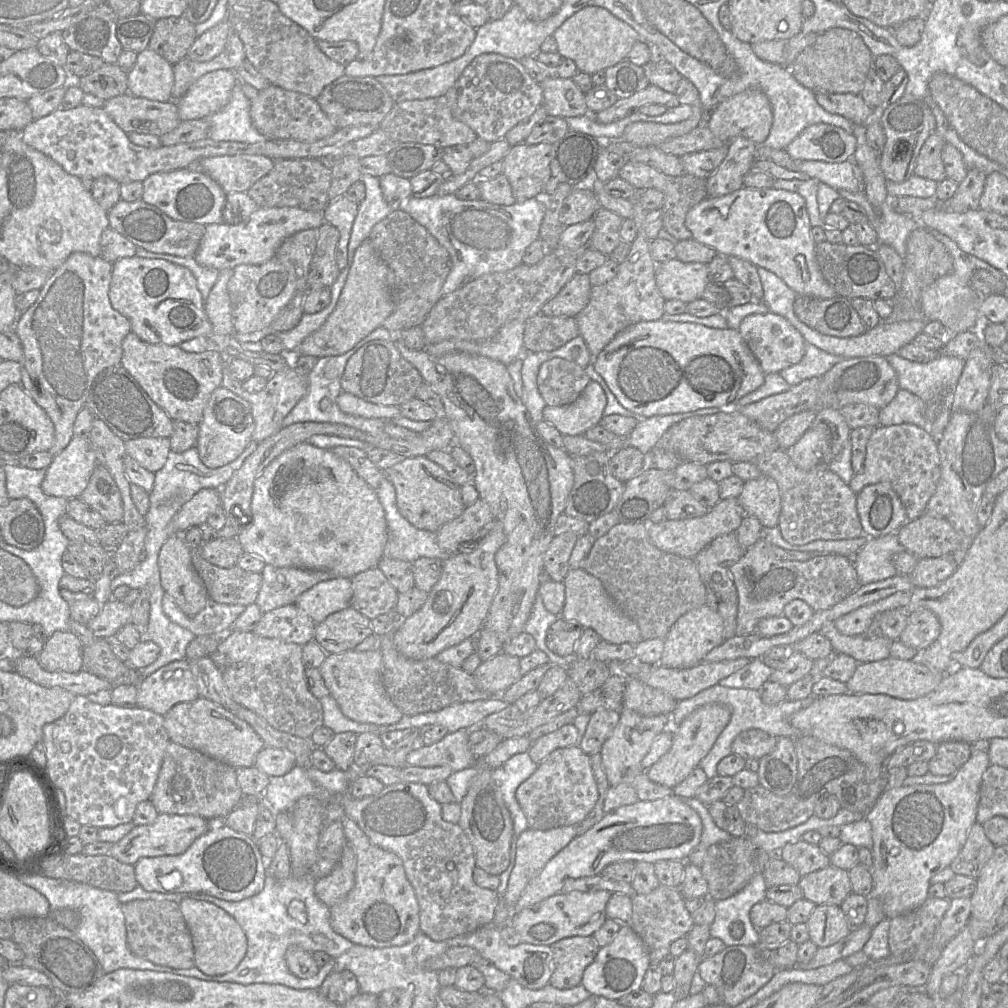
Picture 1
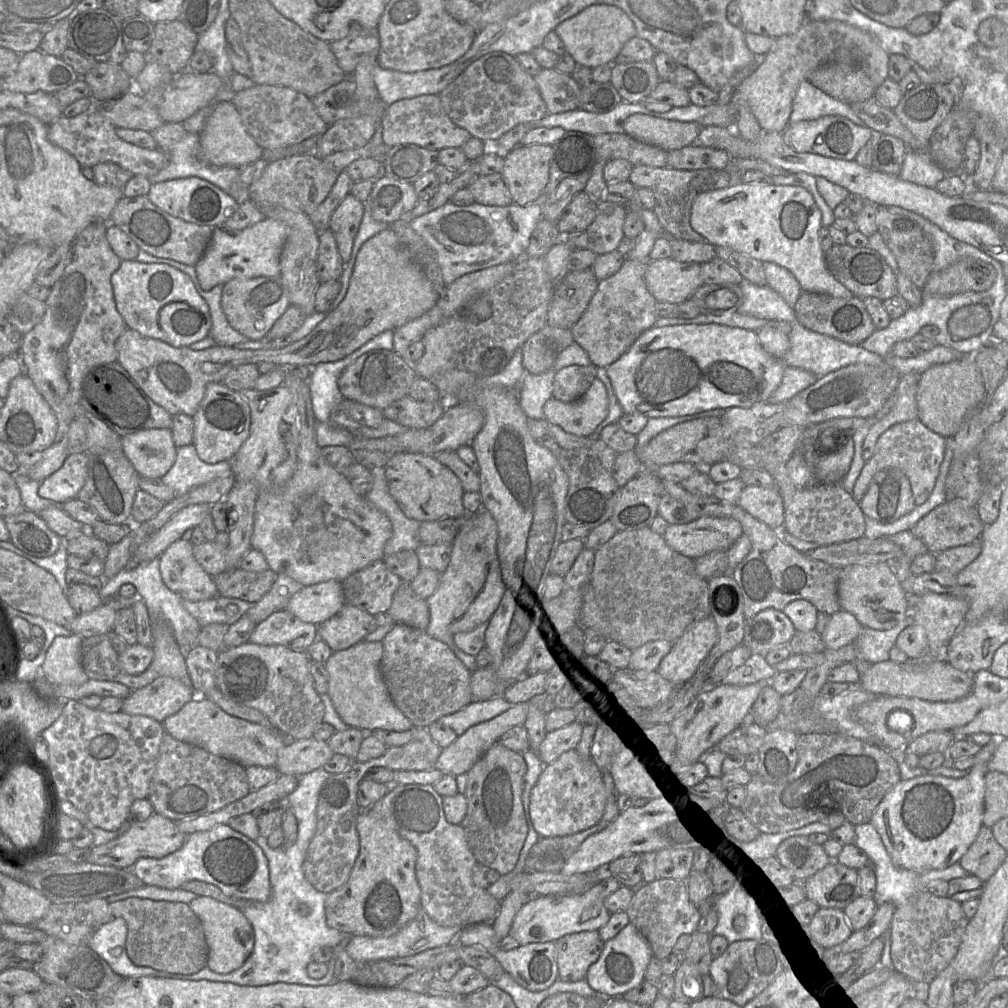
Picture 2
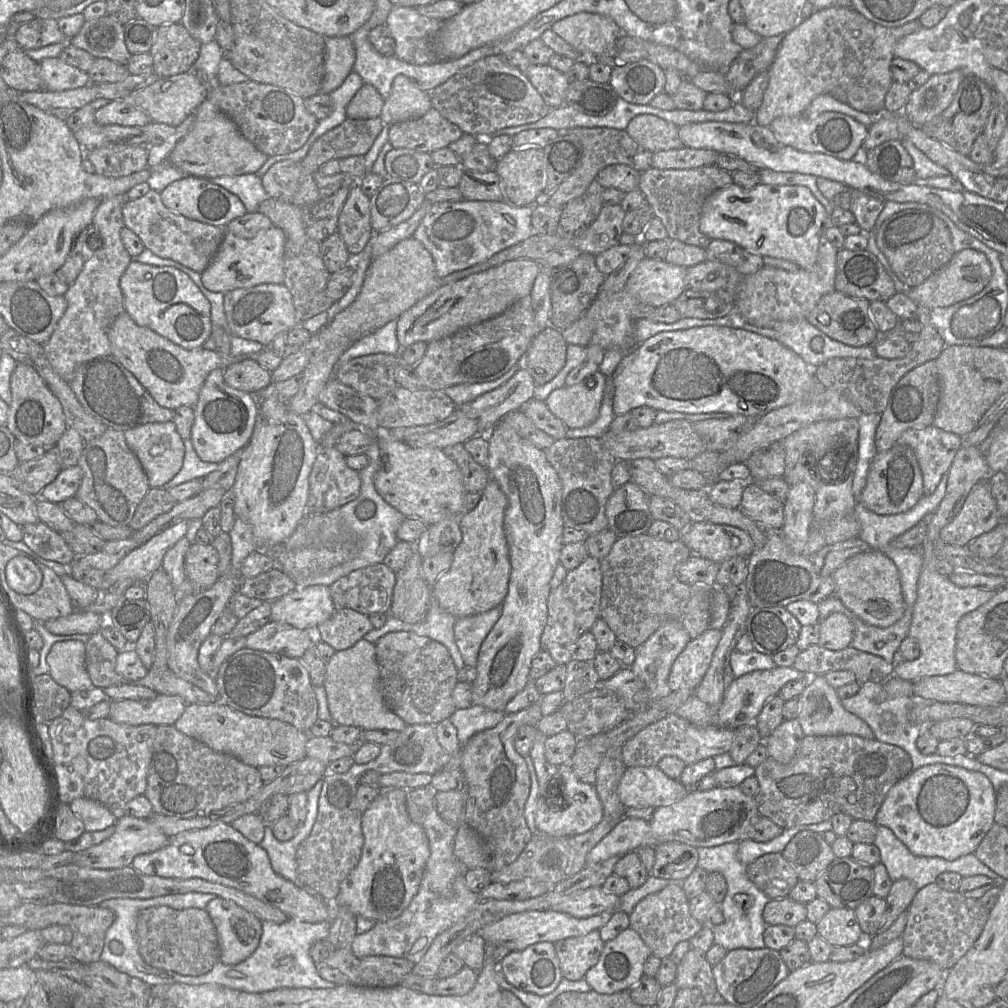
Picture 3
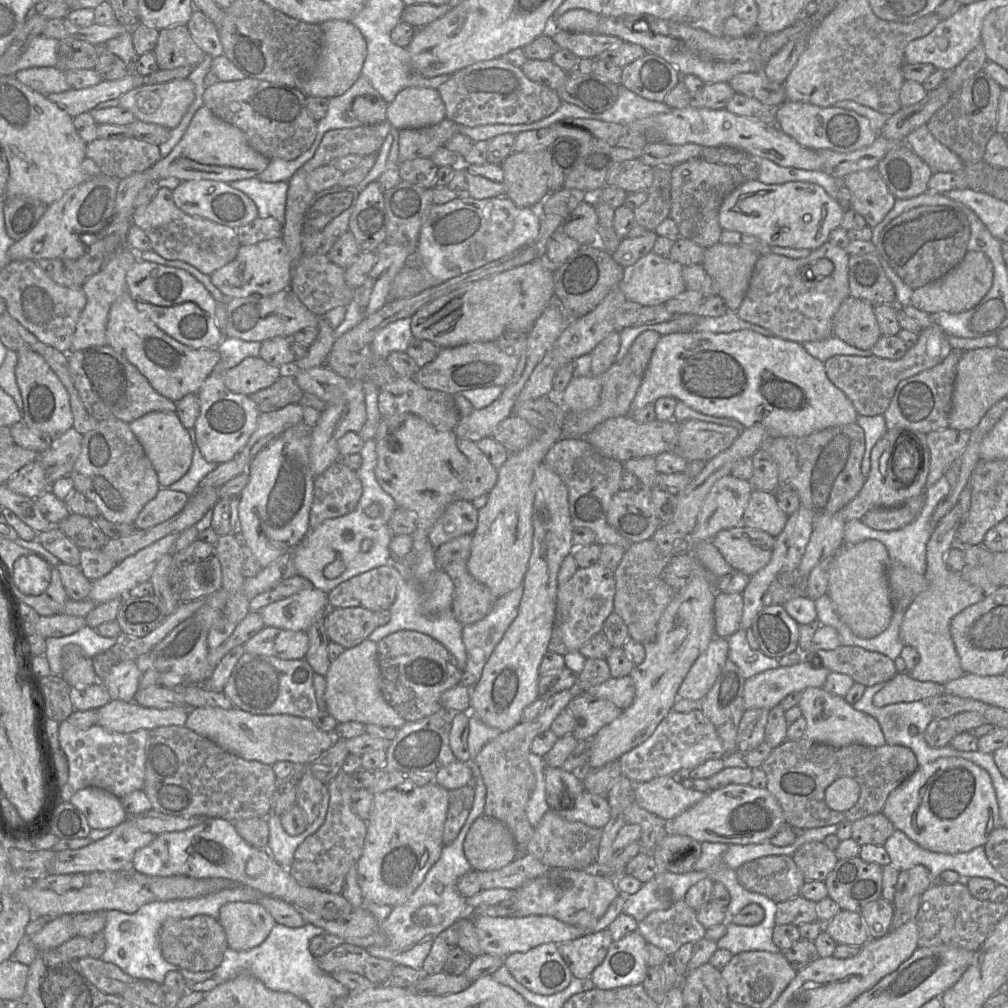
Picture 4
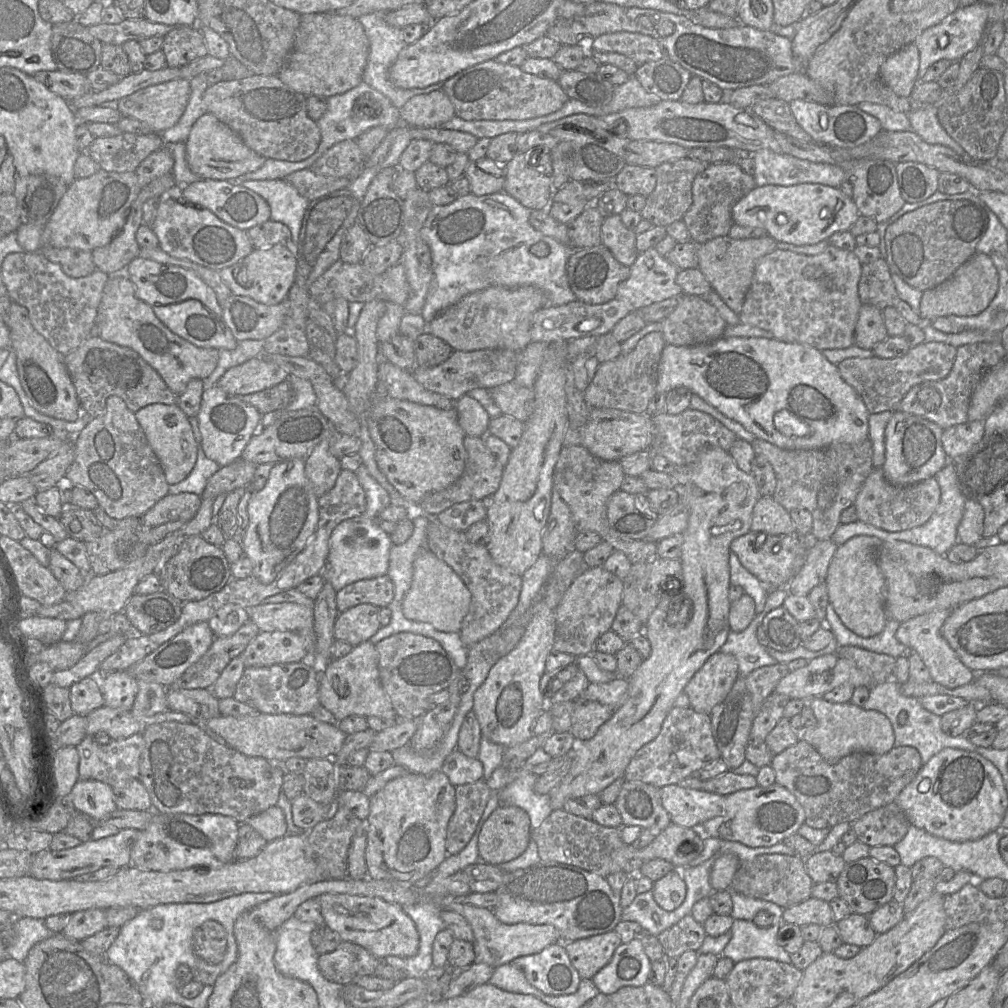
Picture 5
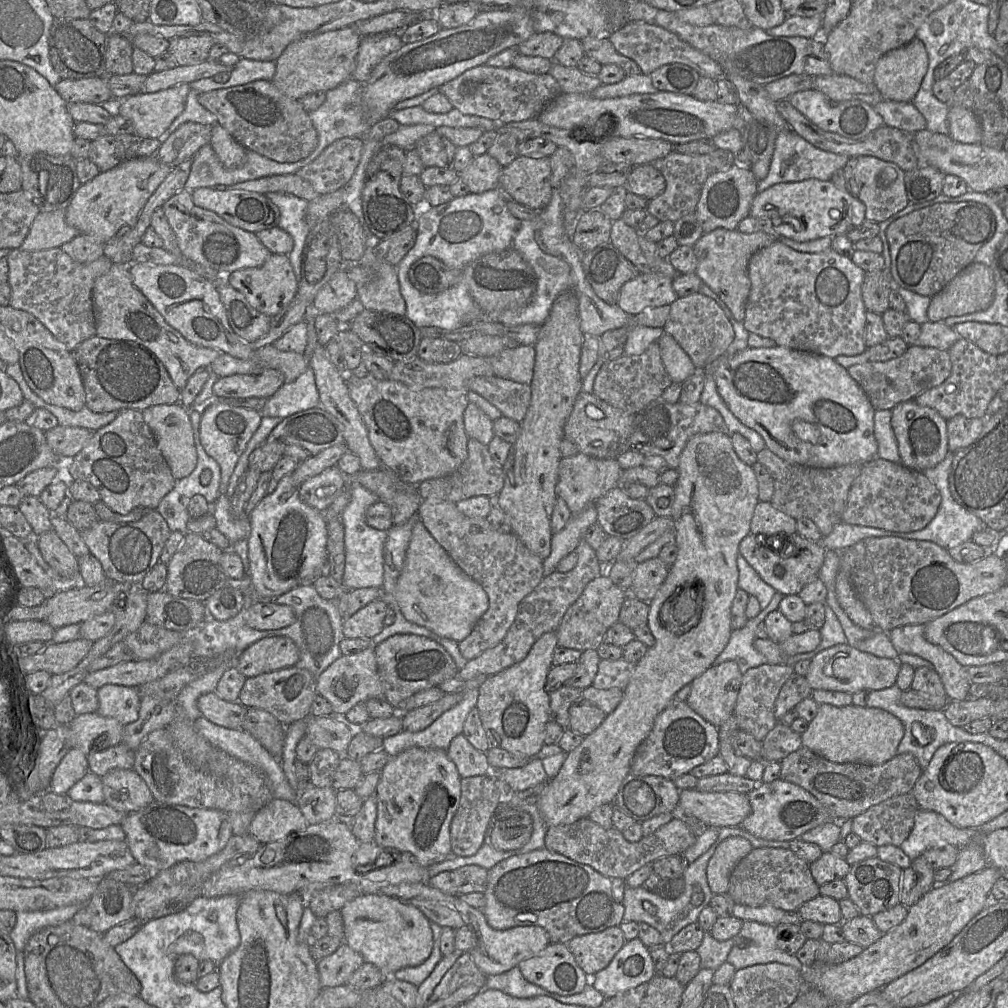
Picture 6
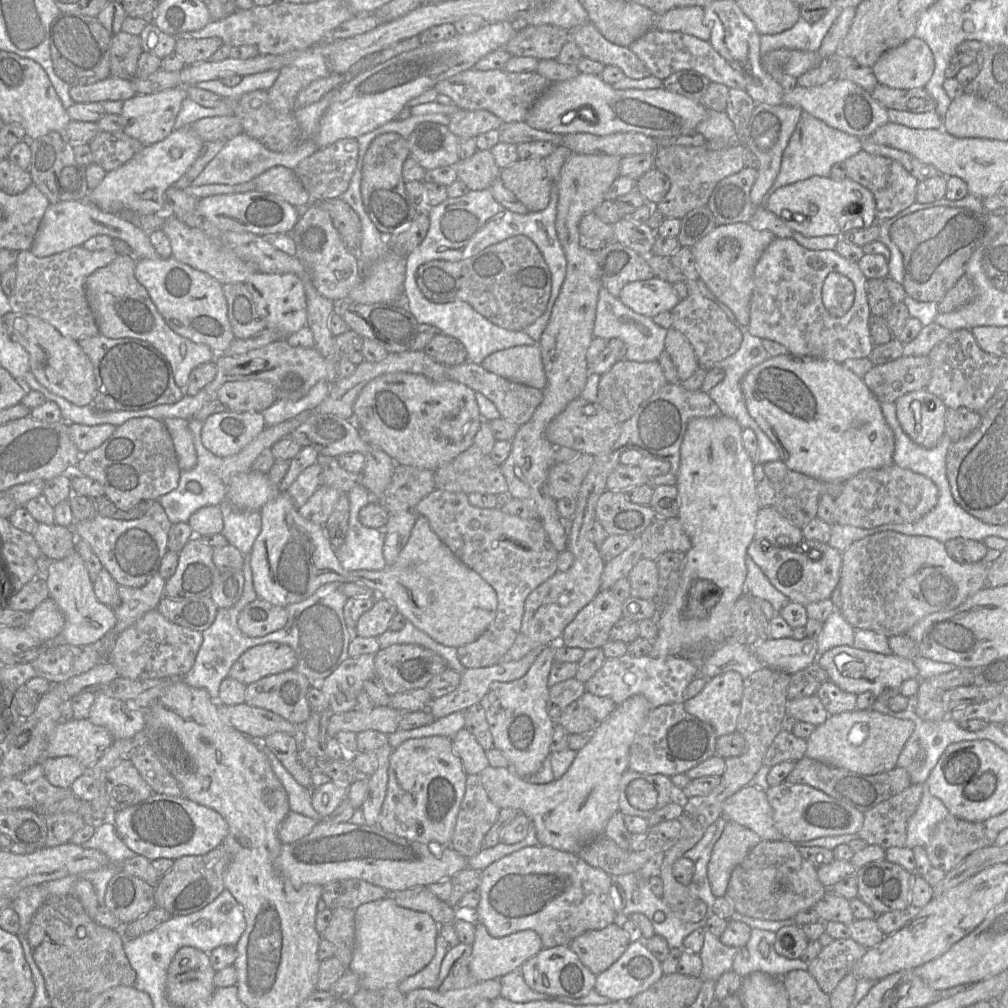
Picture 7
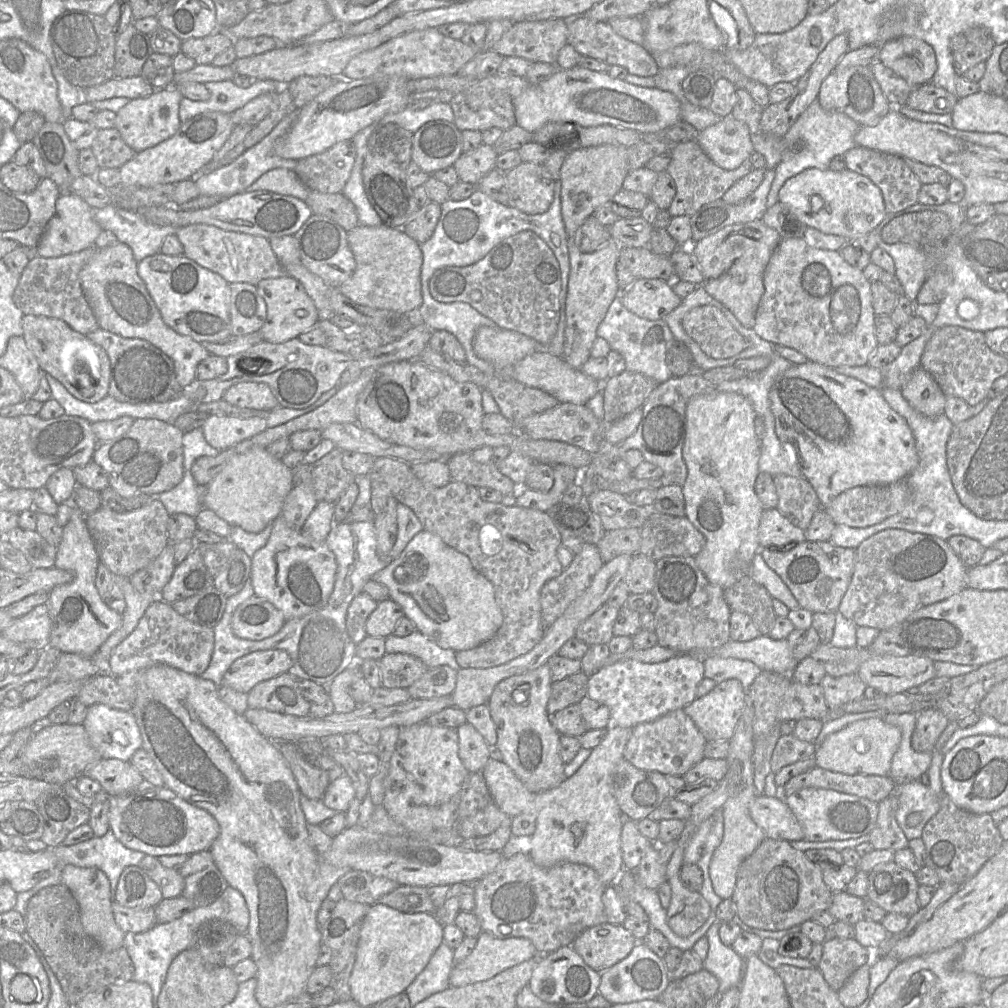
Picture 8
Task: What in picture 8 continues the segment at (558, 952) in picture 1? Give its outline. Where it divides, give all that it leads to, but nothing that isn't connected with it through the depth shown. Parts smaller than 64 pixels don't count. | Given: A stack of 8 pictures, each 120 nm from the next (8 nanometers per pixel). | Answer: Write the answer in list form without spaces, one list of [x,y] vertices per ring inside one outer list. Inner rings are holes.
[[[604,922],[582,931],[572,948],[590,968],[602,973],[627,957],[639,941],[622,924]]]

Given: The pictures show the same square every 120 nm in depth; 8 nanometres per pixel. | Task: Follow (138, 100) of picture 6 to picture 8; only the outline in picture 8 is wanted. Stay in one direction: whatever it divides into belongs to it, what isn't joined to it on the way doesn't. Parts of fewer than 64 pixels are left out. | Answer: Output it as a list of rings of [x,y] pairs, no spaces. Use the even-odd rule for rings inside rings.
[[[176,87],[156,89],[146,98],[130,100],[115,116],[115,128],[136,153],[152,148],[172,137],[179,129],[179,106],[183,95]]]

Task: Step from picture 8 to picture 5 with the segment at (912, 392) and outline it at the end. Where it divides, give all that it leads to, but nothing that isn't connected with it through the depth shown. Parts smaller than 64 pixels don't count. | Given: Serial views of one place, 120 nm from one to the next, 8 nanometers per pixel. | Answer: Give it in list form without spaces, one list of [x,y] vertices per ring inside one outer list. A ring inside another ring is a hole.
[[[894,410],[885,428],[885,462],[881,468],[886,480],[908,486],[934,477],[949,461],[942,446],[943,431],[929,420]]]

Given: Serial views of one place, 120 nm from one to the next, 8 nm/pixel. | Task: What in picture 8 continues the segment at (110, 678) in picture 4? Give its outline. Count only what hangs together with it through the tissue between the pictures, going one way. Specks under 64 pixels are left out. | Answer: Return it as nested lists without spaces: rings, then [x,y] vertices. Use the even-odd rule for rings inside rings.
[[[93,704],[88,706],[82,724],[102,758],[130,761],[134,752],[142,748],[141,732],[132,711]]]

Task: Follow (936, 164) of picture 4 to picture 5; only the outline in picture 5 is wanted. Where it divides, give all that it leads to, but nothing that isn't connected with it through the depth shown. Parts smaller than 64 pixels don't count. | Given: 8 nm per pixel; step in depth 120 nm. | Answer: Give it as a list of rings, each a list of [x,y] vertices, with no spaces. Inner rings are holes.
[[[912,103],[908,117],[911,131],[929,144],[939,144],[951,148],[958,155],[967,155],[964,149],[953,140],[938,120],[938,108],[930,103]]]

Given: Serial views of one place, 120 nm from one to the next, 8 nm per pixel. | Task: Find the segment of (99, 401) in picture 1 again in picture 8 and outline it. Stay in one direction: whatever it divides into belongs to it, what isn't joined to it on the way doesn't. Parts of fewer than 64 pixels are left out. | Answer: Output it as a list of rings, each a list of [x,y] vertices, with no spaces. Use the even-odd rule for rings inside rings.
[[[102,328],[86,335],[102,347],[110,361],[108,396],[130,404],[167,402],[182,395],[183,388],[178,384],[174,363],[159,348],[140,338],[125,338]]]

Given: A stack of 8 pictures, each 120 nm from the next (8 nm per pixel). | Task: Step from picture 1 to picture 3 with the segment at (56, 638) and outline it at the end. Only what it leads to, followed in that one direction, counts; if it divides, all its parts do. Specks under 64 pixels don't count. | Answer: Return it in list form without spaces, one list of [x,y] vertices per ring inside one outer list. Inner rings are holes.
[[[65,640],[53,644],[46,661],[49,675],[70,693],[93,687],[85,667],[86,647],[80,640]]]

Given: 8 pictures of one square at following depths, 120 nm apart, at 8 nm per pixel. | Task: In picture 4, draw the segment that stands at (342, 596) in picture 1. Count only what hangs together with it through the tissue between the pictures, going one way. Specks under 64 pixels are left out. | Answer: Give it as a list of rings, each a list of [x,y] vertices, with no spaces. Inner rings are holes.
[[[312,588],[271,603],[260,614],[265,626],[307,631],[329,608],[328,594]]]

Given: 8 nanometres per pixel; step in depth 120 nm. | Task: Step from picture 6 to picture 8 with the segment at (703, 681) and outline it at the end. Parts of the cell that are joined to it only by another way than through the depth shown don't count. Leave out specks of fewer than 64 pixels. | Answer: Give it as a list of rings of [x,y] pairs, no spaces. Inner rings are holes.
[[[729,679],[717,683],[712,691],[696,698],[683,710],[689,716],[707,741],[730,741],[737,722],[745,706],[745,689],[737,679]]]

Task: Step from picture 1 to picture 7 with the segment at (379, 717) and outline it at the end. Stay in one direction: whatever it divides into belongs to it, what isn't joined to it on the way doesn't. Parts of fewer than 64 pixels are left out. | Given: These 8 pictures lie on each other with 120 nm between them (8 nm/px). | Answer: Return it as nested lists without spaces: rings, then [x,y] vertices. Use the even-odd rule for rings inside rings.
[[[363,654],[360,655],[358,657],[349,657],[347,659],[345,659],[329,676],[327,676],[325,679],[323,679],[319,684],[313,684],[313,685],[319,685],[320,690],[328,697],[329,700],[329,705],[330,708],[332,709],[333,713],[344,713],[344,712],[348,712],[350,710],[353,710],[355,704],[356,704],[356,699],[358,694],[363,690],[363,686],[364,686],[364,682],[373,677],[374,675],[376,675],[376,671],[375,671],[375,654]]]

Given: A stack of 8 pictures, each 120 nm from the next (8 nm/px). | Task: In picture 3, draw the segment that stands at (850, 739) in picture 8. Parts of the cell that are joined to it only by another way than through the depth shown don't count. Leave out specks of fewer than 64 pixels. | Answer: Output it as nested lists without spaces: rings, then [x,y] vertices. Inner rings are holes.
[[[824,675],[811,677],[798,700],[799,715],[797,720],[805,736],[857,735],[865,739],[874,739],[870,726],[843,707],[836,689],[827,683]]]

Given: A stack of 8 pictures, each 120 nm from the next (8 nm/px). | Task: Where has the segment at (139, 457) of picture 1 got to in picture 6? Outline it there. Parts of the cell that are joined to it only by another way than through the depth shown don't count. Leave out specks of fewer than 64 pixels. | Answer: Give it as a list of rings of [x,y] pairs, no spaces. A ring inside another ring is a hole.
[[[180,403],[155,405],[142,411],[143,418],[155,435],[157,445],[165,458],[173,477],[180,480],[189,476],[197,465],[197,451],[189,409]]]

